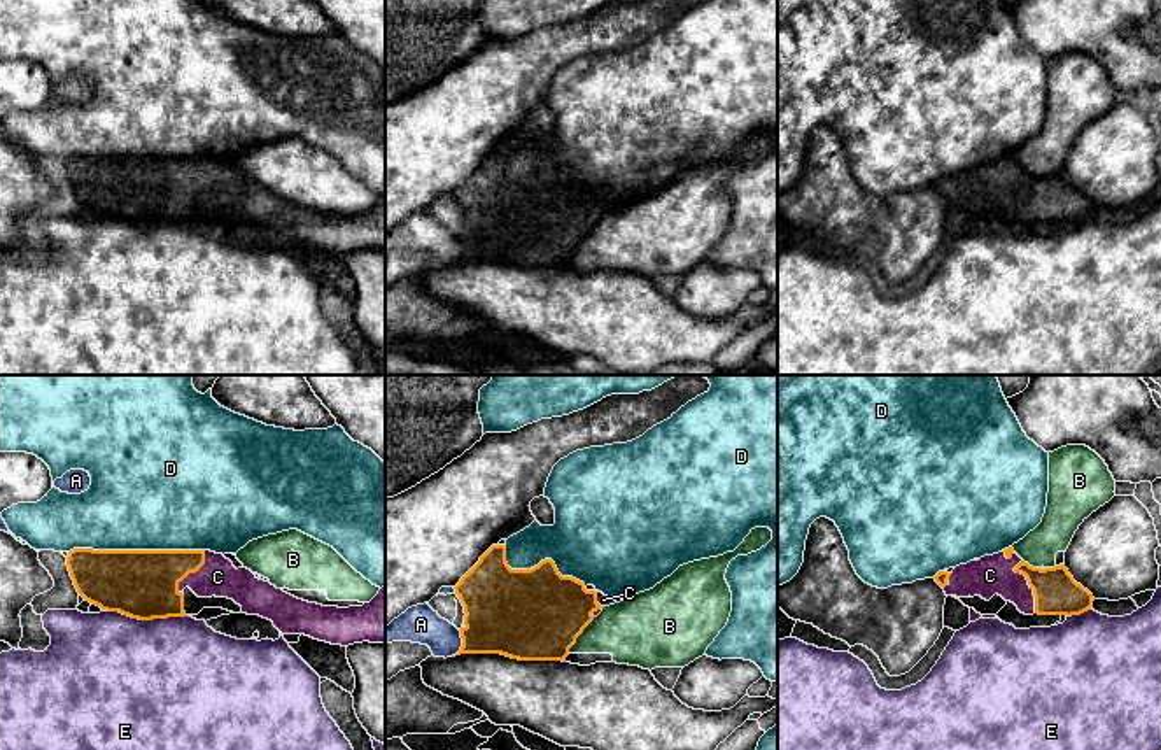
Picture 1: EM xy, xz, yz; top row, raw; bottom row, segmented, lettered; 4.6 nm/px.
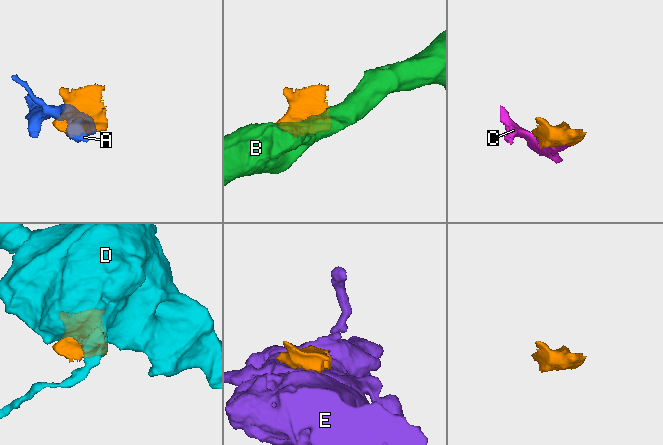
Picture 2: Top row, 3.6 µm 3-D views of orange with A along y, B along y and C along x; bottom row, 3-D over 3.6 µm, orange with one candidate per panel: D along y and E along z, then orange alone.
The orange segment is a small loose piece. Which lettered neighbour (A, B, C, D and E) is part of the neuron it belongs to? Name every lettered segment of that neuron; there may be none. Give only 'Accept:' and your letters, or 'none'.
Accept: C

